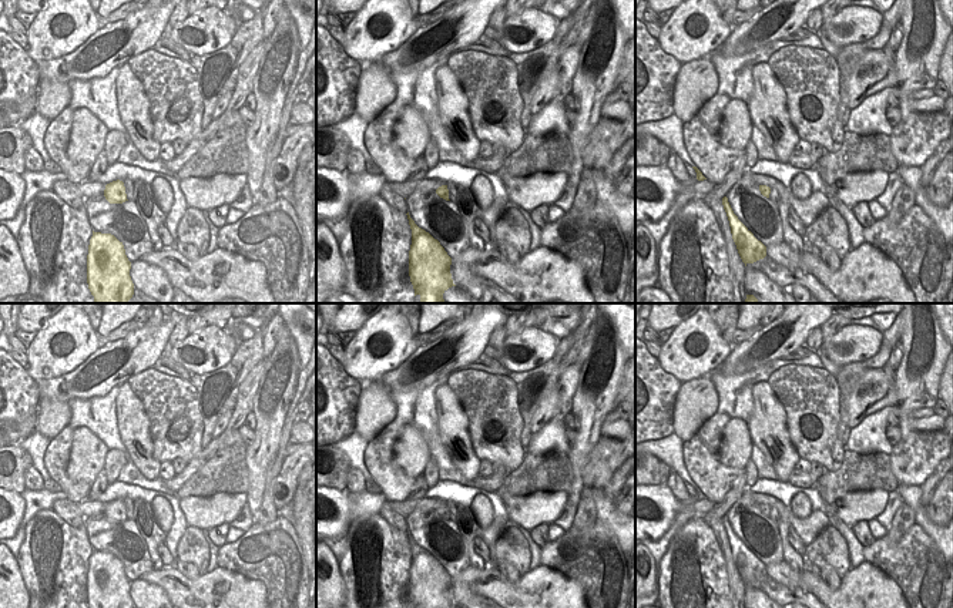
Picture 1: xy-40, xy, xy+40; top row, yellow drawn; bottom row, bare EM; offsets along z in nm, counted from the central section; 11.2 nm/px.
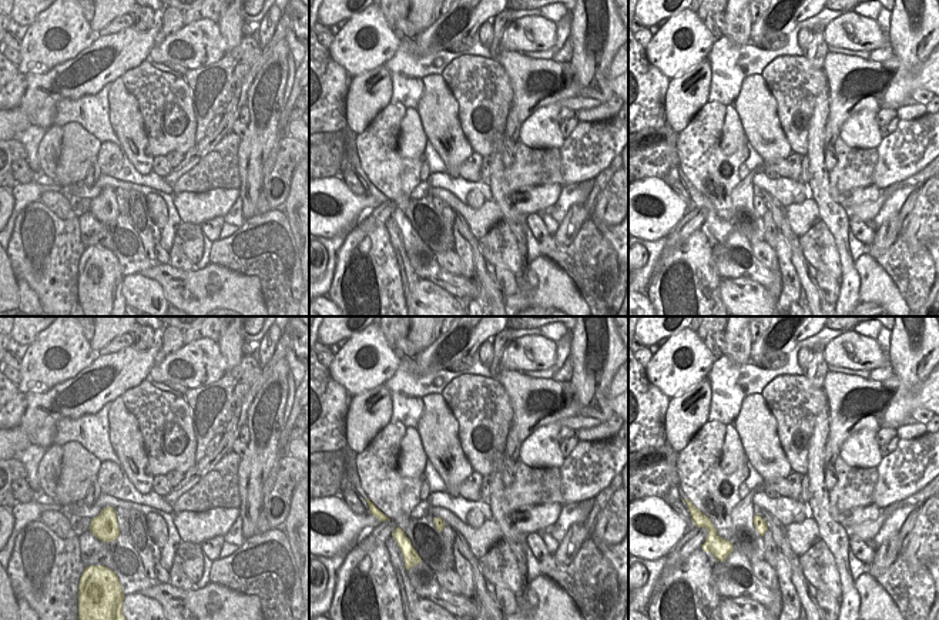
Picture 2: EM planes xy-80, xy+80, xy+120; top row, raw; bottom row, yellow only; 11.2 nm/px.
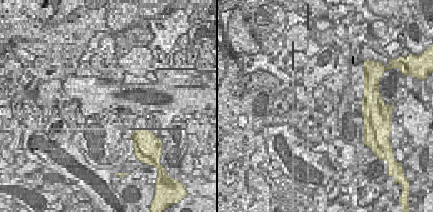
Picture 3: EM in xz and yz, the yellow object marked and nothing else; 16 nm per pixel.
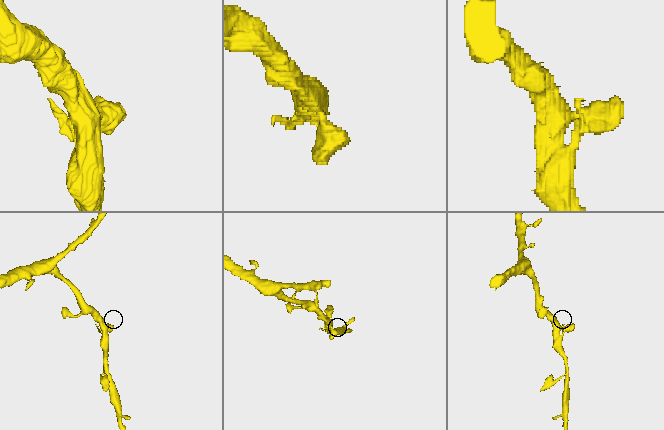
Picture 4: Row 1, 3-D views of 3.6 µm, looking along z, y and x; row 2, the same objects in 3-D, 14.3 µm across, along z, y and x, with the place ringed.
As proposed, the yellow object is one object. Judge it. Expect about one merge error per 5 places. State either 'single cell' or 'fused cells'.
single cell

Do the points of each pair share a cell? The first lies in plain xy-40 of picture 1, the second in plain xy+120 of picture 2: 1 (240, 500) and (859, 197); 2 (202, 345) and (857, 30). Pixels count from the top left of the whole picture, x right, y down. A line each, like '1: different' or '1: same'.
1: same
2: same

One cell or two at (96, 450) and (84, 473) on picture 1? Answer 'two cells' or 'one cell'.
one cell

